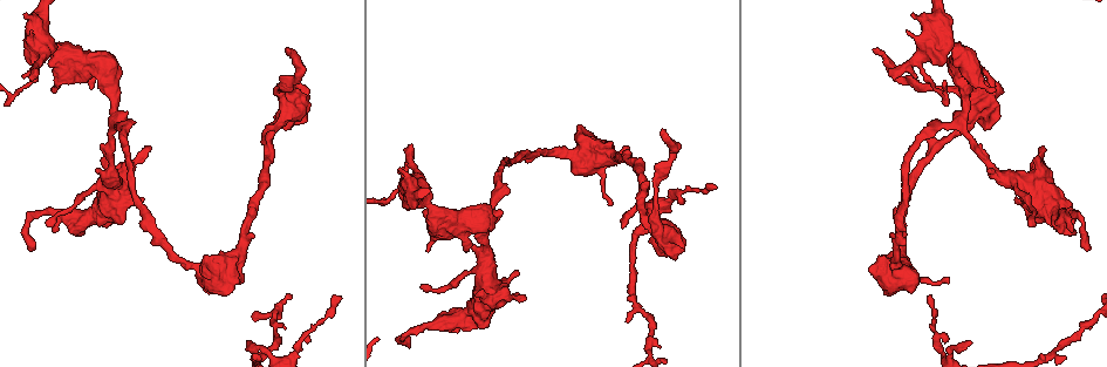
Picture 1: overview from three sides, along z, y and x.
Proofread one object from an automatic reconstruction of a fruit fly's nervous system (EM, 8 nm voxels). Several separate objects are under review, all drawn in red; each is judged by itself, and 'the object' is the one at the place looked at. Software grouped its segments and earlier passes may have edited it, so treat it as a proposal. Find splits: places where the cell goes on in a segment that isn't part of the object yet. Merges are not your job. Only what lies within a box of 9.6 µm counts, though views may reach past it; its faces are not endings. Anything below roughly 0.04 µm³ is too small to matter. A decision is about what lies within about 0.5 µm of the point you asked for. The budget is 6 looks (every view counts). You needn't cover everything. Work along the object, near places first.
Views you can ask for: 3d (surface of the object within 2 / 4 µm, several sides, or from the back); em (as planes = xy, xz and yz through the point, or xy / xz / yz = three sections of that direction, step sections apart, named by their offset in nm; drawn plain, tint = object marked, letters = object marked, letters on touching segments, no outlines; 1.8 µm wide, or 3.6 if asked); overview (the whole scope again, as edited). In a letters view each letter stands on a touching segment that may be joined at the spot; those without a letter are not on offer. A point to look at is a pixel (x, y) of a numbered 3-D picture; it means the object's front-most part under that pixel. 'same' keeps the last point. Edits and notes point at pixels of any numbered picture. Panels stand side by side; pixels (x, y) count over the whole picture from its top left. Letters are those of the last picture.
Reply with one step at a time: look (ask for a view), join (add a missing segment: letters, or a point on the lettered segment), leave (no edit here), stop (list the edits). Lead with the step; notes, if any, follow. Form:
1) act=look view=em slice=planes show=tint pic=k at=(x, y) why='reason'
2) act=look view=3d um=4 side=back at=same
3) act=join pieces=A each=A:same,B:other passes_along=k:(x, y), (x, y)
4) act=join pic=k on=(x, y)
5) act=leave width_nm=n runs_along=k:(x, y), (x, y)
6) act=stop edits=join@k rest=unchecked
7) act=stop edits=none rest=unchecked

act=look view=em slice=planes show=letters pic=1 at=(408, 347) why='free end'

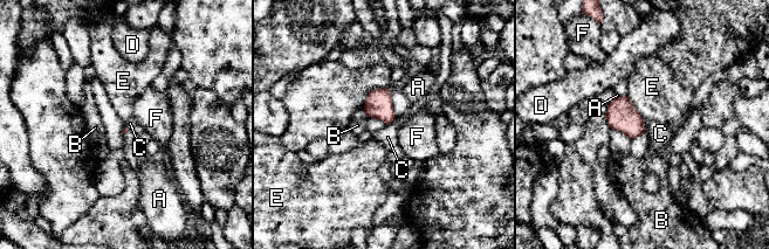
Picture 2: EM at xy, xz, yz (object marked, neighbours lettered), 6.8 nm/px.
act=leave each=A:other,B:other,C:other,D:other,E:other,F:other border=2:(391, 95), (395, 118), (386, 125) found='no lettered segment goes on from it'

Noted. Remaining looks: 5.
act=look view=3d um=4 pic=1 at=(971, 341) why='free end'

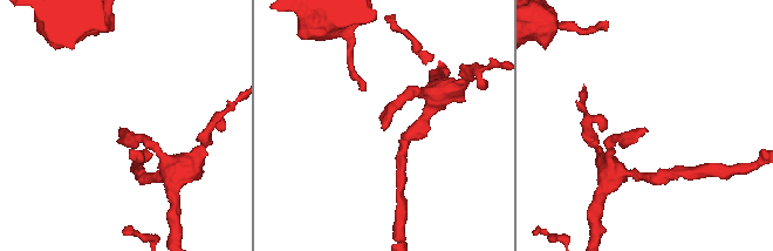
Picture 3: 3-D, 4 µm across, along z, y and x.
act=look view=em slice=planes show=letters pic=3 at=(647, 131)

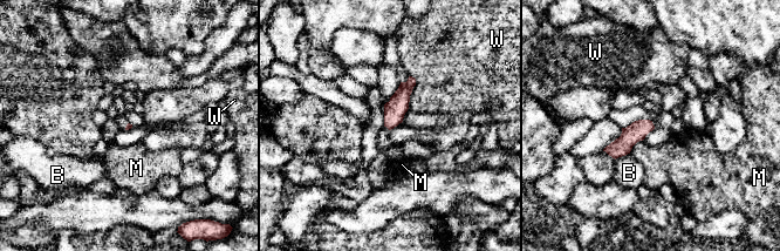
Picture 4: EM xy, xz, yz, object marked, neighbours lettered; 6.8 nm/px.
act=leave each=B:other,M:other,W:other found='none of them fits'

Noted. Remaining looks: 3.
act=look view=3d um=2 pic=1 at=(286, 52) why='tapers out'

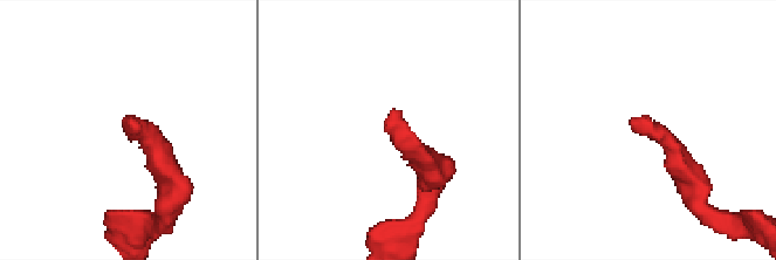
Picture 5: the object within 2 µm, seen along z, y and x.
act=look view=em slice=planes show=tint pic=5 at=(129, 123)

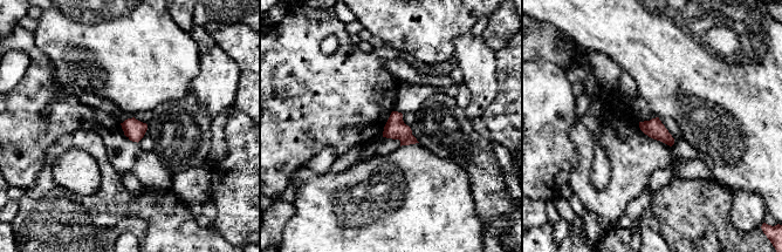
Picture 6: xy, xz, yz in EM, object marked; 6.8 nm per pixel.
act=look view=em slice=planes show=letters at=same

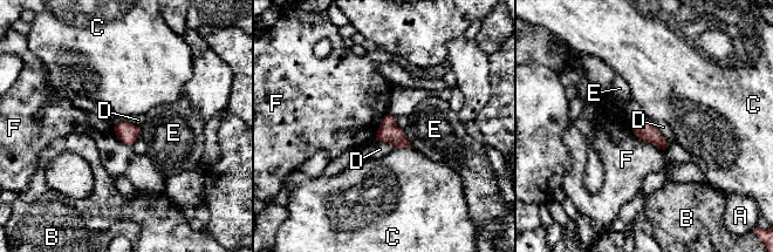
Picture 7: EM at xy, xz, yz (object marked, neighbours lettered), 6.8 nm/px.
act=leave each=A:other,B:other,C:other,D:other,E:other,F:other found='no lettered segment goes on from it'

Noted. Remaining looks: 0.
act=stop edits=none rest=unchecked

